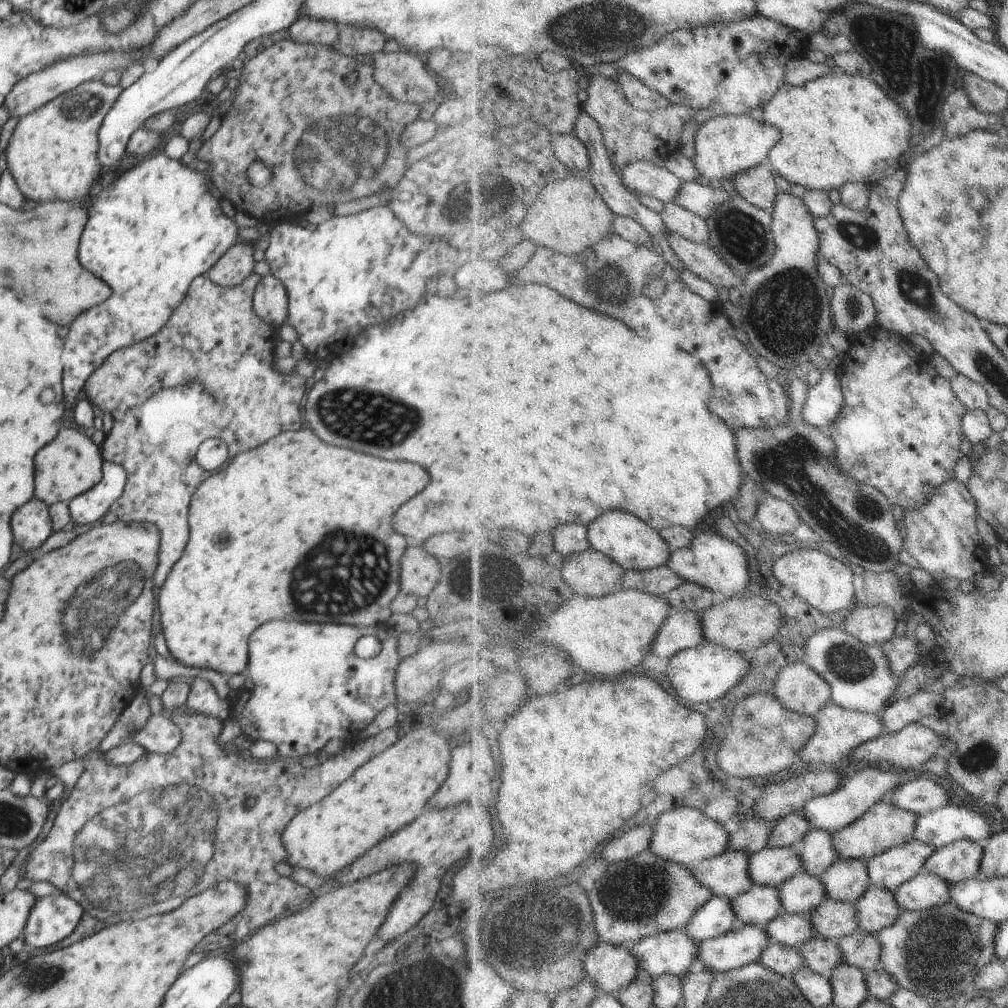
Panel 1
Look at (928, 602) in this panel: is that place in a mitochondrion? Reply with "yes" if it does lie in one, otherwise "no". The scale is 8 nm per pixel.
no

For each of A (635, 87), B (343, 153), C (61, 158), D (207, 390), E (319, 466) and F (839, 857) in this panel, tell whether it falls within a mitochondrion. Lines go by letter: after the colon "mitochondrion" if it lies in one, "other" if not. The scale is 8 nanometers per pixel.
A: other
B: mitochondrion
C: other
D: mitochondrion
E: other
F: other

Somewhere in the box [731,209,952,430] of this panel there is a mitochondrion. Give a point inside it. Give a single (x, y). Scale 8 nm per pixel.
(780, 309)

